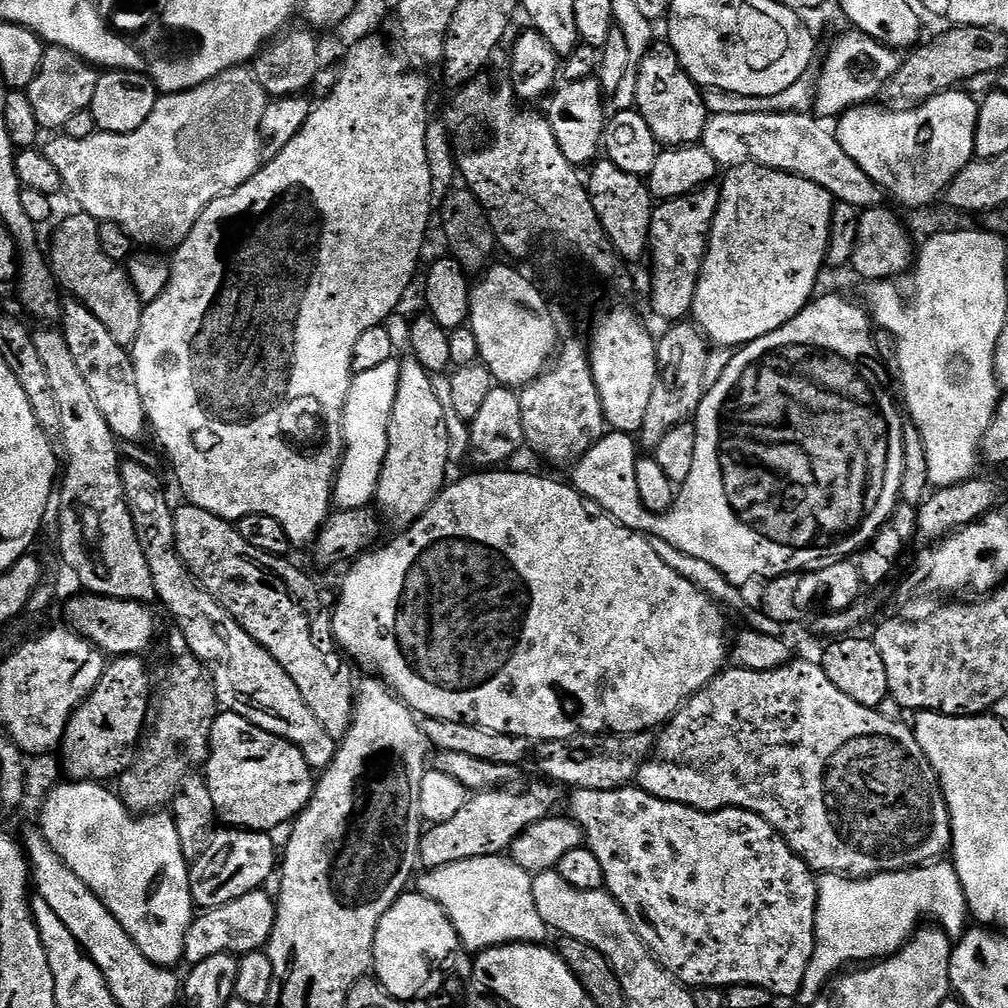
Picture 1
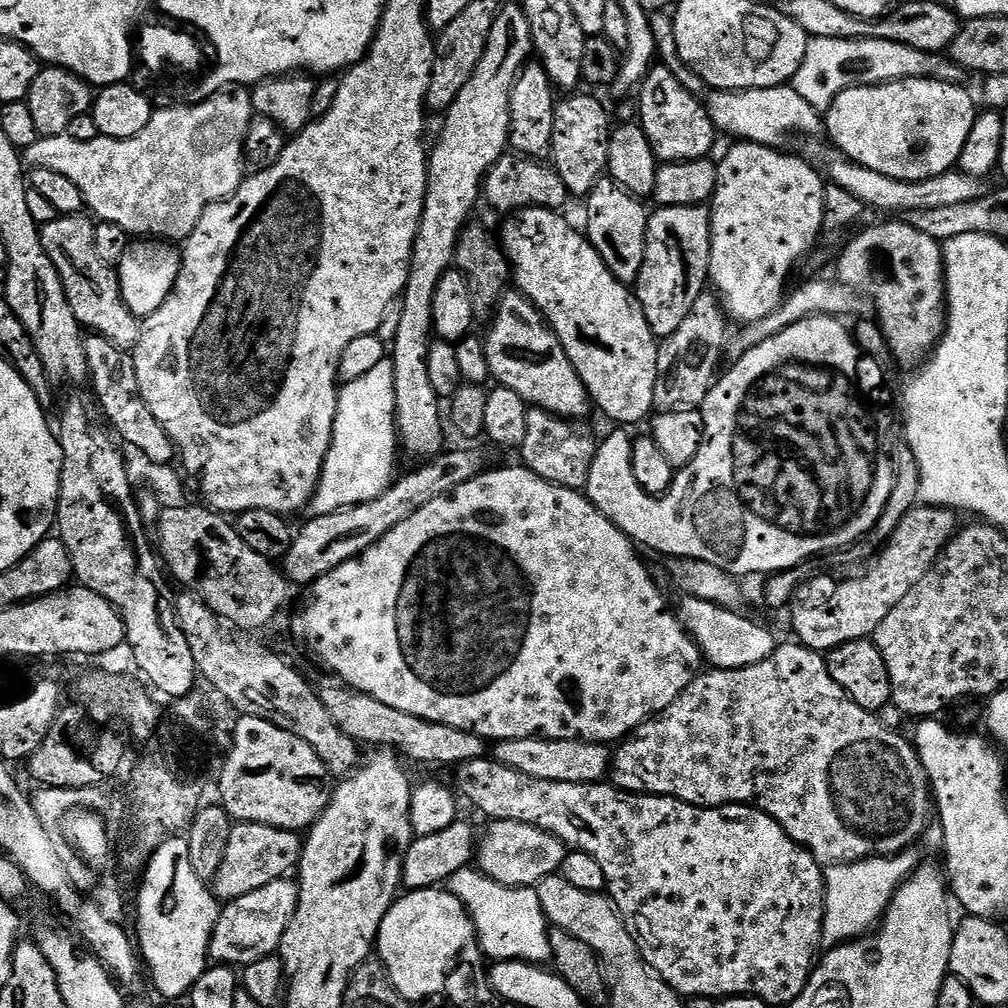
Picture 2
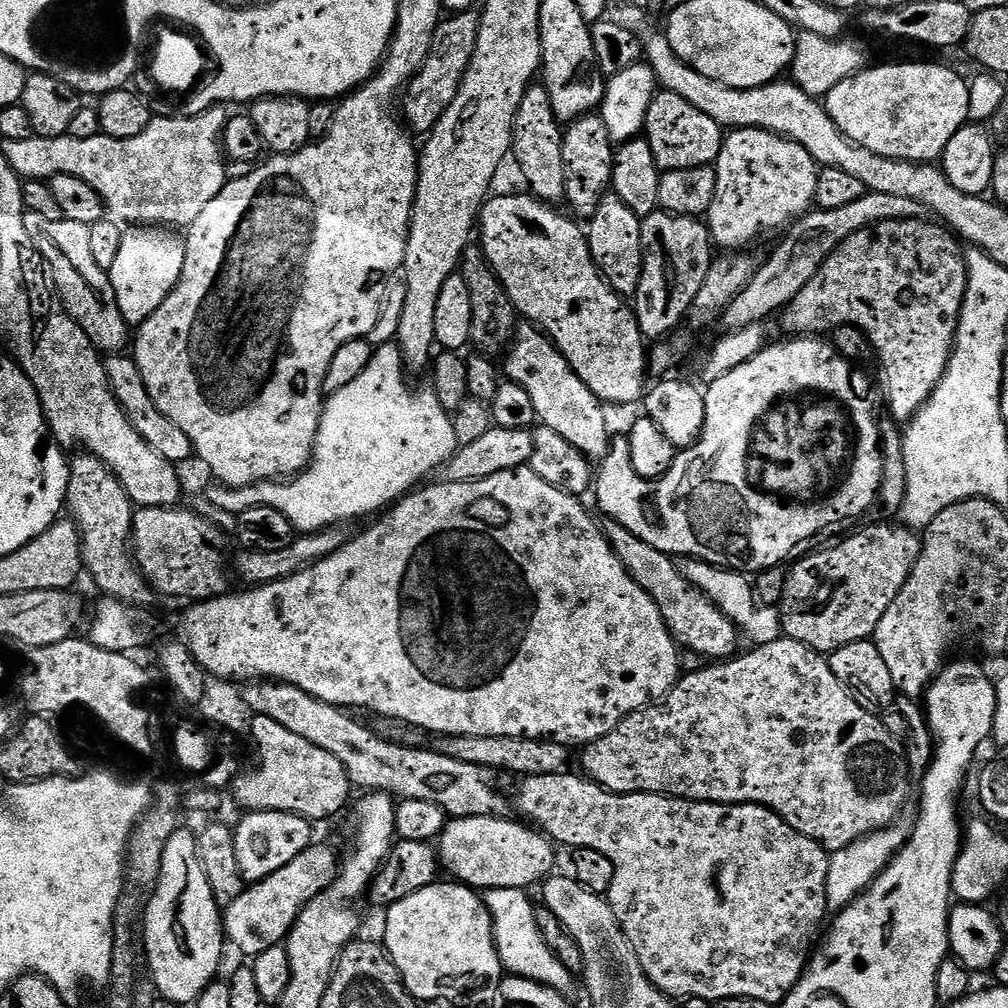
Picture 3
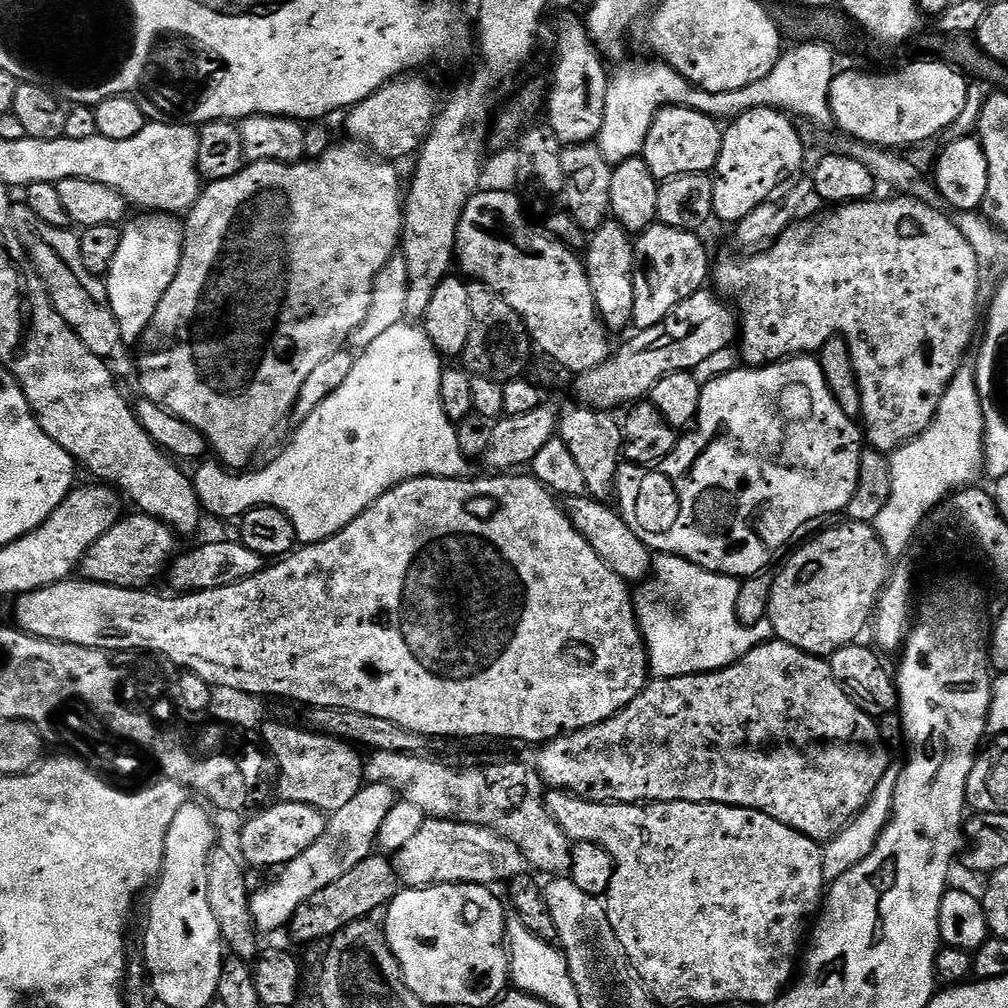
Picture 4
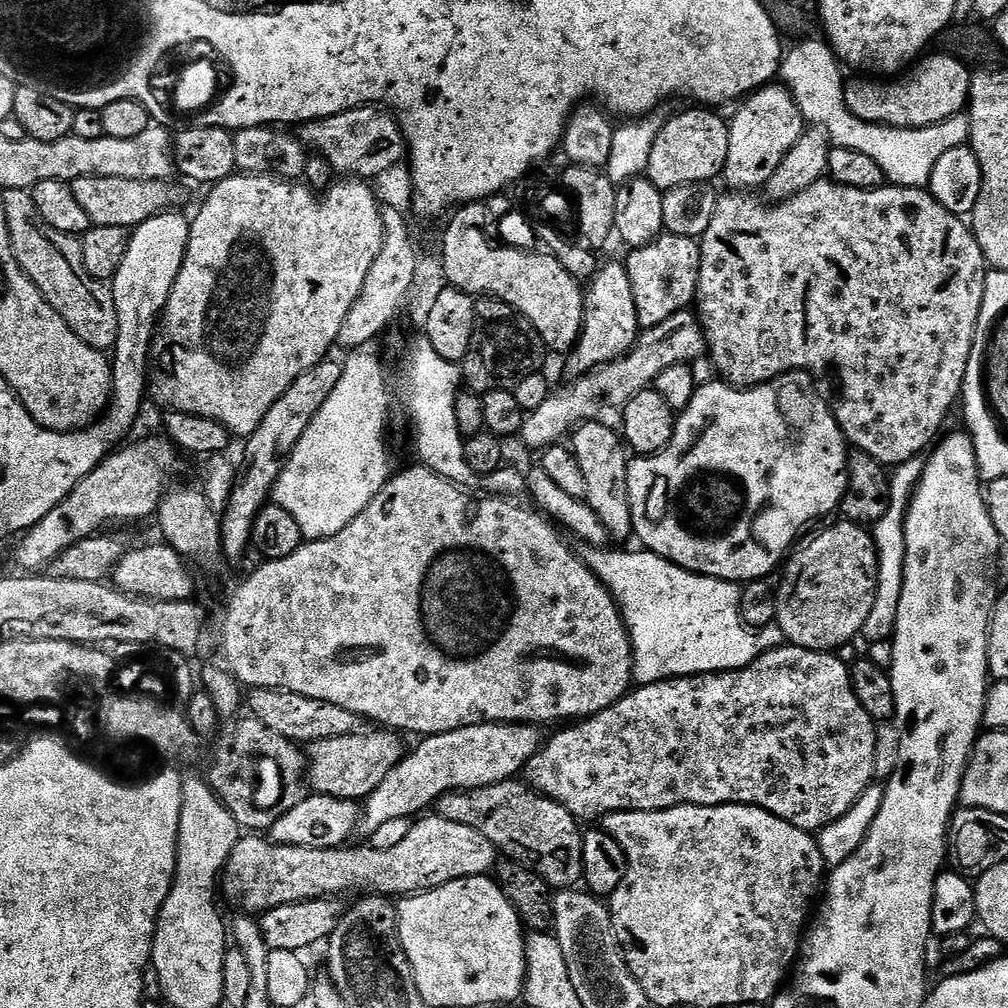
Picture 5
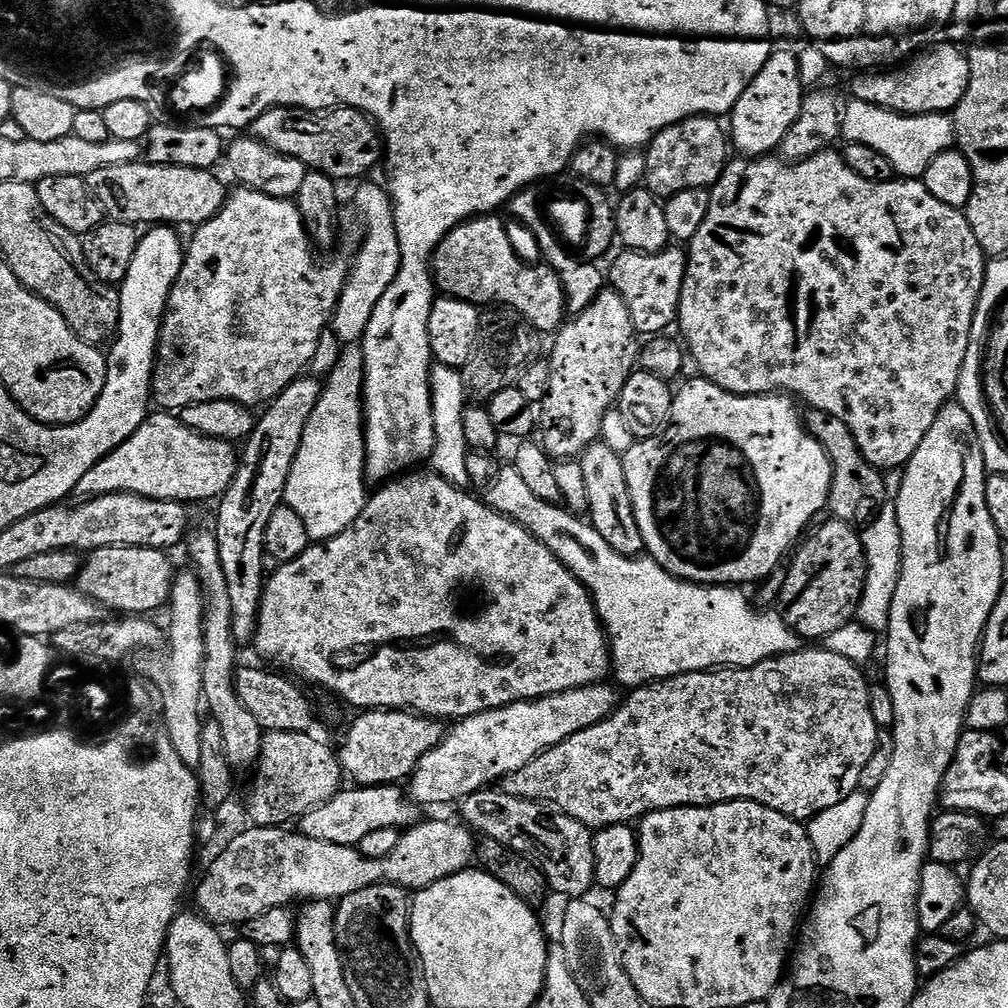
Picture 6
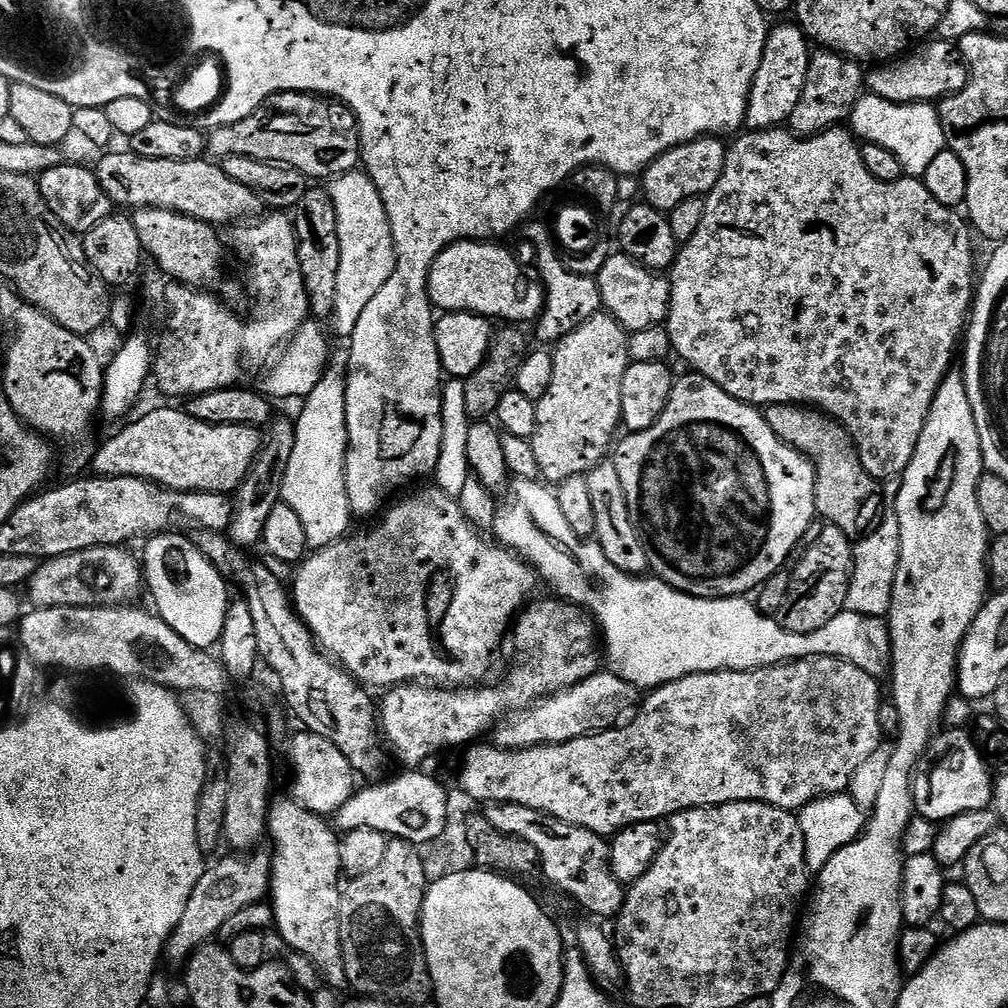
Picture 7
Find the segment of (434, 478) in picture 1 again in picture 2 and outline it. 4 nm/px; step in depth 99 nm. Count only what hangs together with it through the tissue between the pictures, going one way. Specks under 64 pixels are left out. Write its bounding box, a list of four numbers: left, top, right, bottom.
[390,3,533,458]

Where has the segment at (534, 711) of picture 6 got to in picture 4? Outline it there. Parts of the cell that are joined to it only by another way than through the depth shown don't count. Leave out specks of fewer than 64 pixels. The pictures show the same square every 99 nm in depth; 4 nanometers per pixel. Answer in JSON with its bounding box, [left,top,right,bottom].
[252,783,398,933]

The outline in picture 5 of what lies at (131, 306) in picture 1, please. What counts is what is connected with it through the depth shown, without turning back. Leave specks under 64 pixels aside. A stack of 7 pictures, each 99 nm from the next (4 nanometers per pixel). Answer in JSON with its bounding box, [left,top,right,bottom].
[3,188,118,353]

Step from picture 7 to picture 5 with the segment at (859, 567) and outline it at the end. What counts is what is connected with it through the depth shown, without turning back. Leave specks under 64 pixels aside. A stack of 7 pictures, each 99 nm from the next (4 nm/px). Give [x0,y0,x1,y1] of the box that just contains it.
[863,459,924,644]

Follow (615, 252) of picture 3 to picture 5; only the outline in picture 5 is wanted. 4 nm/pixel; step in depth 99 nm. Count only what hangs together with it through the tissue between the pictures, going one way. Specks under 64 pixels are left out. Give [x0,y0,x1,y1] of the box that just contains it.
[570,263,642,374]

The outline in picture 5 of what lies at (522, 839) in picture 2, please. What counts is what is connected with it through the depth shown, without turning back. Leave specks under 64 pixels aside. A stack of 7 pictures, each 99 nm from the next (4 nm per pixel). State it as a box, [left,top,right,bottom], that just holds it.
[222,814,498,914]

